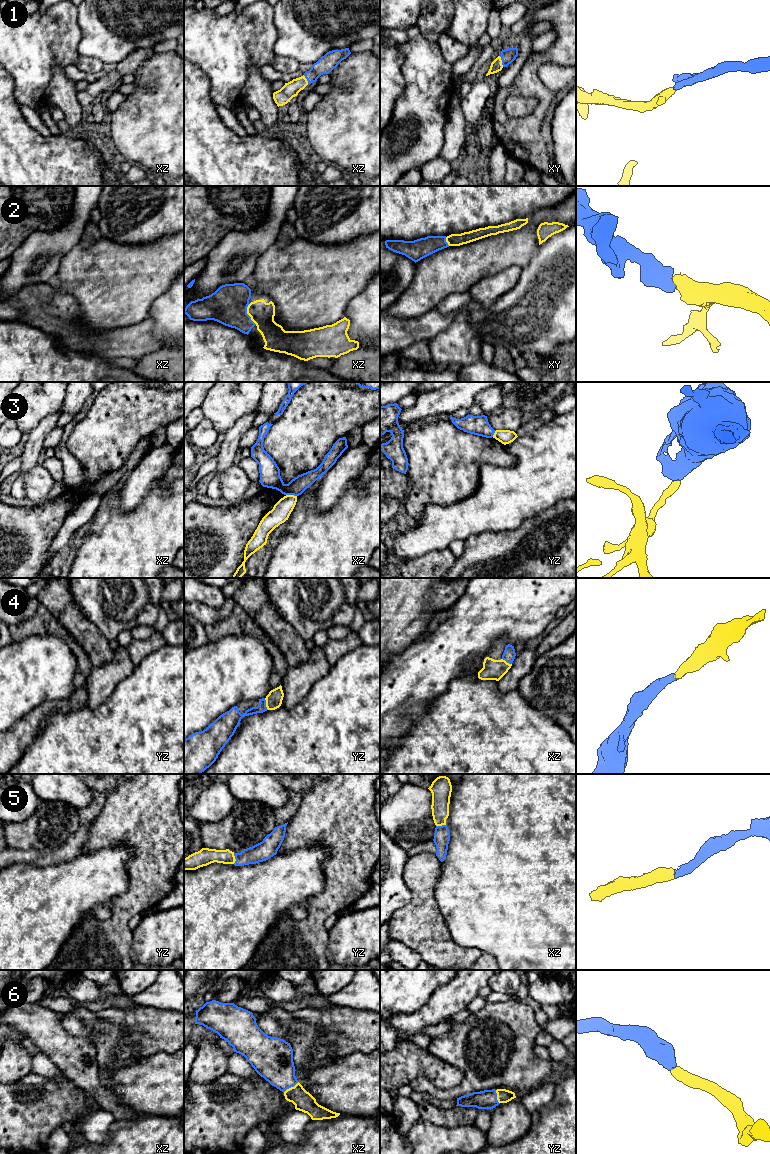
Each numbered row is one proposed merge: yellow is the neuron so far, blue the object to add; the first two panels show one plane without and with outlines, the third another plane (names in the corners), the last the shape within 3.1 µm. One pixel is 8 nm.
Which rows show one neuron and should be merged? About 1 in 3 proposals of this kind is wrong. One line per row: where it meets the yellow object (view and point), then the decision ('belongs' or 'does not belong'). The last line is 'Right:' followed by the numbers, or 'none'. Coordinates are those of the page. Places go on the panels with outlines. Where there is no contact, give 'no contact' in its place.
1: xy (501, 61) | belongs
2: xz (247, 313) | belongs
3: xz (291, 495) | does not belong
4: yz (266, 704) | belongs
5: yz (234, 858) | belongs
6: xz (291, 1087) | belongs
Right: 1, 2, 4, 5, 6

